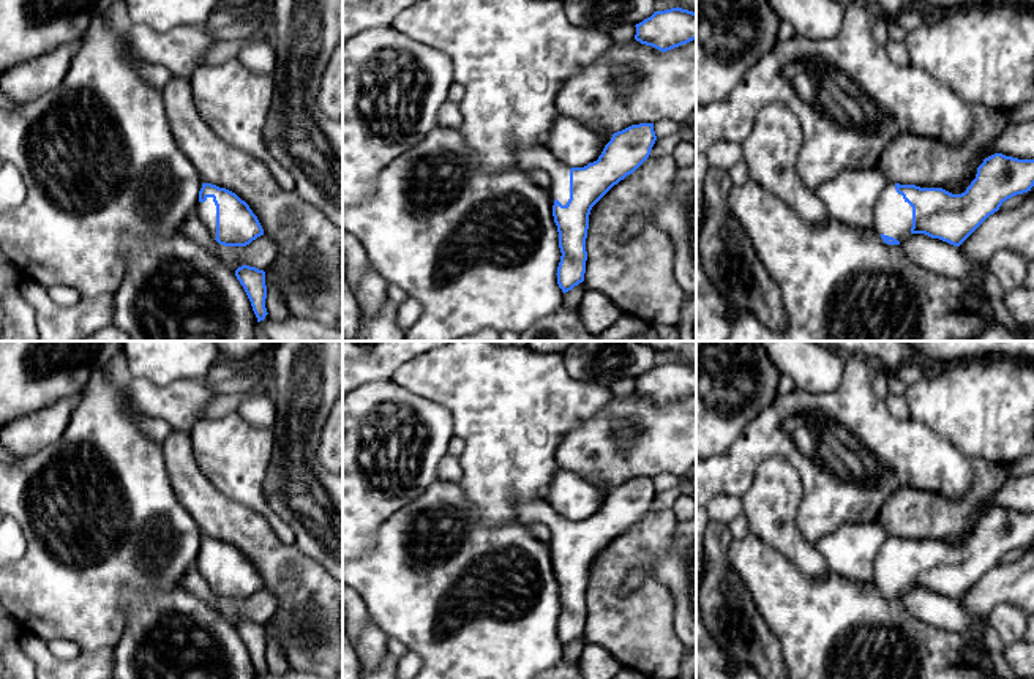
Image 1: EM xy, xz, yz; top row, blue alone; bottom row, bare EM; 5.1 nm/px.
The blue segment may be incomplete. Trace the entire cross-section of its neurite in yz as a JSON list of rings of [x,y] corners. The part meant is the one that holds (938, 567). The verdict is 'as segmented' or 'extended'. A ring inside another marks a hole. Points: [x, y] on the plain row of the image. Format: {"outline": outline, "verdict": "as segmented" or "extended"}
{"outline": [[[995,507],[961,548],[942,542],[887,537],[873,562],[873,583],[887,598],[925,587],[960,600],[1010,551],[1034,540],[1034,513]]], "verdict": "extended"}

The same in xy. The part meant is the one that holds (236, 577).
{"outline": [[[202,537],[196,567],[212,592],[224,600],[246,600],[264,589],[249,559],[235,546],[212,537]]], "verdict": "extended"}

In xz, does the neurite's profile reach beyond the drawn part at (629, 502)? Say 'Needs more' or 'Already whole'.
Needs more

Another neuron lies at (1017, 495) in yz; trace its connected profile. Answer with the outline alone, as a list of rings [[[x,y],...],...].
[[[1034,474],[1009,475],[1006,483],[977,507],[972,521],[977,523],[985,512],[995,507],[1018,513],[1034,513]]]

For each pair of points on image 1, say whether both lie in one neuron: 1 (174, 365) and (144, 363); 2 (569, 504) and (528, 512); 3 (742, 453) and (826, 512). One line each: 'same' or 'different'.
1: same
2: different
3: same

